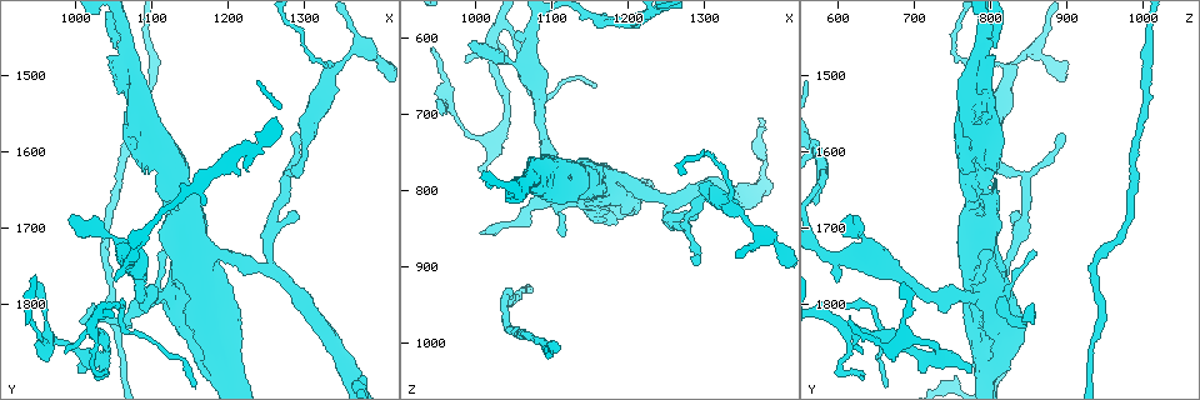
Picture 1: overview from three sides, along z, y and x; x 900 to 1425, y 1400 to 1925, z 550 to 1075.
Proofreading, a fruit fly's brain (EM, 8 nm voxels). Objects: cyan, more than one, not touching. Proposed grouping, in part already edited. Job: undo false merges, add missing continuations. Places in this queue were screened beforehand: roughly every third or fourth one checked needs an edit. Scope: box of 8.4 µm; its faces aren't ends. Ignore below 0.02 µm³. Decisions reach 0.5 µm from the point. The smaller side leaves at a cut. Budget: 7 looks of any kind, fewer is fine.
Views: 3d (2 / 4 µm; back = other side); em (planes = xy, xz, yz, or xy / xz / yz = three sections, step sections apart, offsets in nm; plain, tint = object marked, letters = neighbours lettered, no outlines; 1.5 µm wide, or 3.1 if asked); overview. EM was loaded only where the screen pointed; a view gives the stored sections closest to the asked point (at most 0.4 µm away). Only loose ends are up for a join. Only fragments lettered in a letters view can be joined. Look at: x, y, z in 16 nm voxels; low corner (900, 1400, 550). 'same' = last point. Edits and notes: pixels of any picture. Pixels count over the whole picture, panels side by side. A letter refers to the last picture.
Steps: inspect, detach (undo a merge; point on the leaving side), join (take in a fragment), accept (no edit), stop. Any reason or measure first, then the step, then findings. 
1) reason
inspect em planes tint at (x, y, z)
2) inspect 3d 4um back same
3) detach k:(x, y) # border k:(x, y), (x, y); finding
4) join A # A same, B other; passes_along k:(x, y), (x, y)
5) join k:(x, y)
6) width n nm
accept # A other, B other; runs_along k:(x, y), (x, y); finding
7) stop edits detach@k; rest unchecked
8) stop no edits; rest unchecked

tapers out
inspect em yz step 8 letters at (940, 1815, 610)

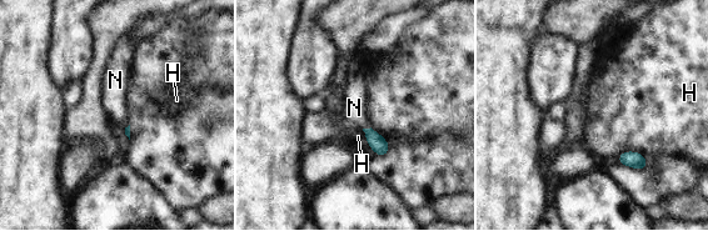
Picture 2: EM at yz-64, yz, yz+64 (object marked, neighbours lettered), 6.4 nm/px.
join N # H other, N same; passes_along 2:(377, 142), (367, 129), (355, 116); the neuron continues

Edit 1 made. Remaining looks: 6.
see it whole again
inspect overview

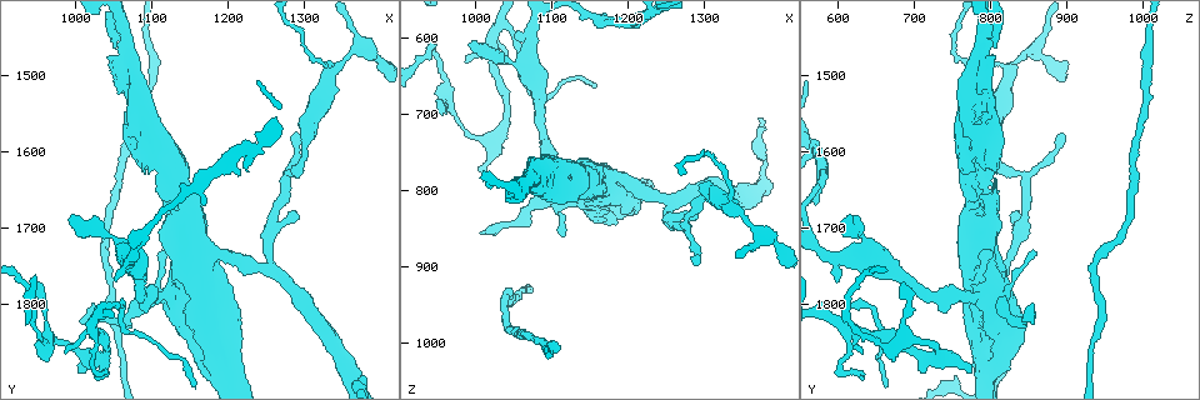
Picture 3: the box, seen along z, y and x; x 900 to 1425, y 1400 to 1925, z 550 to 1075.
calibre changes
inspect em planes tint at (1335, 1495, 825)

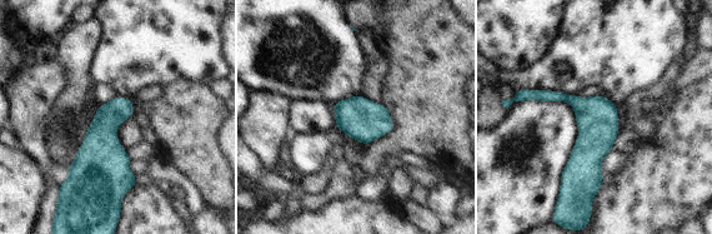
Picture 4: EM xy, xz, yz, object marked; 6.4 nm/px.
what lies round it
inspect em planes letters same

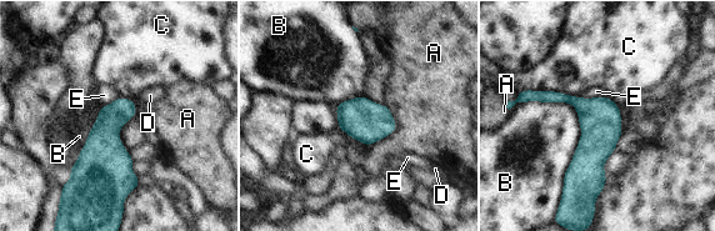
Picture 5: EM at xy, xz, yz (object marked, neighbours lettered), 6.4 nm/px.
accept # A other, B other, C other, D other, E other; runs_along 5:(531, 94), (570, 99), (589, 116), (585, 199); all the same neuron

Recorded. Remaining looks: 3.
thin end
inspect 3d 4um at (1295, 1580, 895)

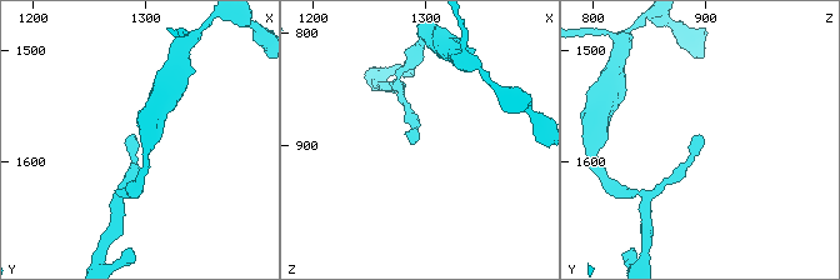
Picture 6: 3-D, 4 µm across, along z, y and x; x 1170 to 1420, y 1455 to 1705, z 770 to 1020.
inspect em yz step 8 letters at (1292, 1576, 896)

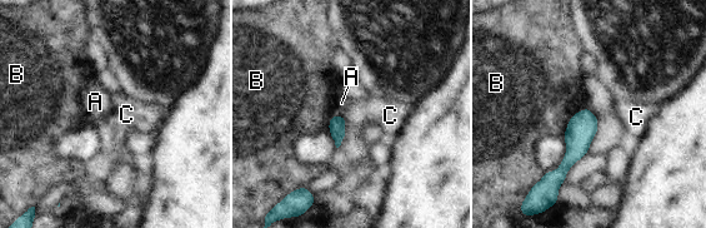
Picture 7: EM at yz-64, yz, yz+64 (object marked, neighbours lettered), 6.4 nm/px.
width 80 nm
accept # A other, B other, C other; border 7:(586, 105), (571, 117), (562, 134); none of them fits

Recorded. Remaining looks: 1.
stop edits join@2; rest unchecked

